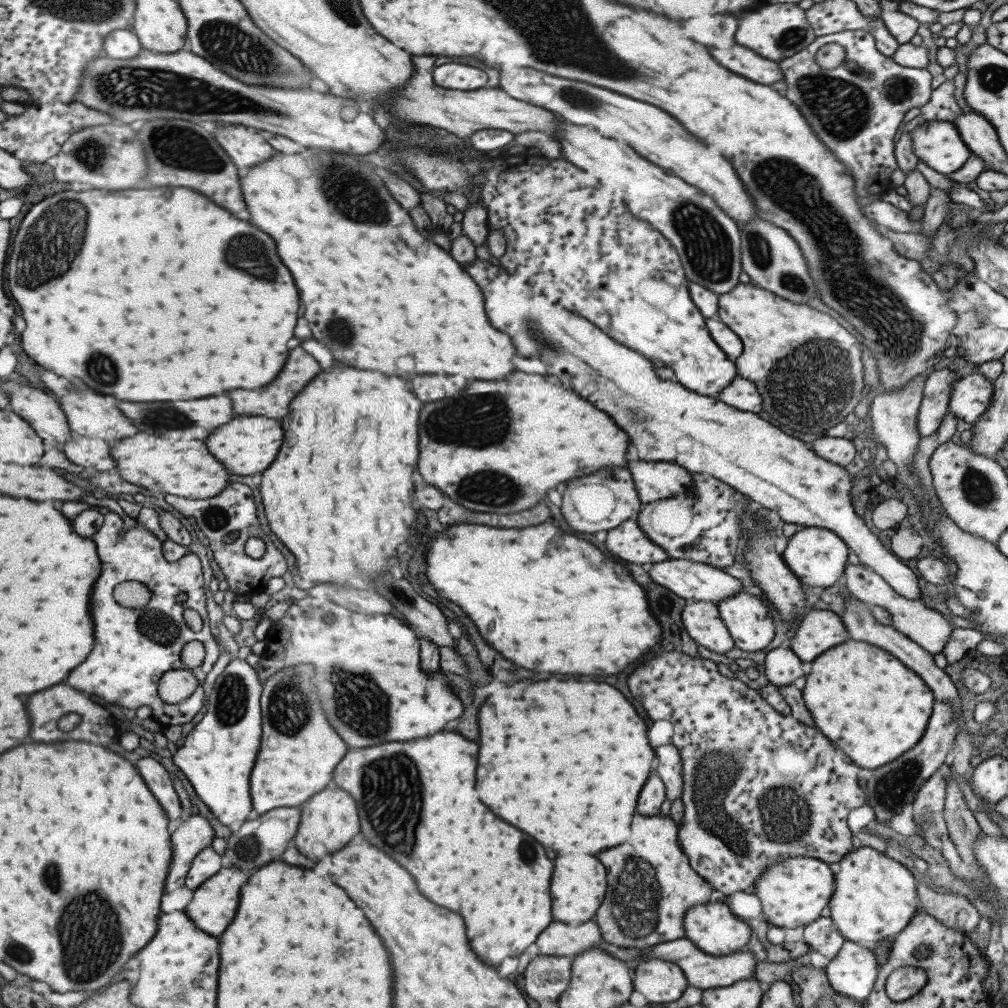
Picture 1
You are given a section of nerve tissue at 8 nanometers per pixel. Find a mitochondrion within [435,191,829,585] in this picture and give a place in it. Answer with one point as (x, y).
(707, 246)

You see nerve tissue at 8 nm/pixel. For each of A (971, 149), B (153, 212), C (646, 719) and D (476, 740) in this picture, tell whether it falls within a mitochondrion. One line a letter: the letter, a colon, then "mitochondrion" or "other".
A: other
B: other
C: other
D: other

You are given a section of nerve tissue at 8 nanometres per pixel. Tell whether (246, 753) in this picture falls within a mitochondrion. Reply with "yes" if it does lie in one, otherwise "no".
no

